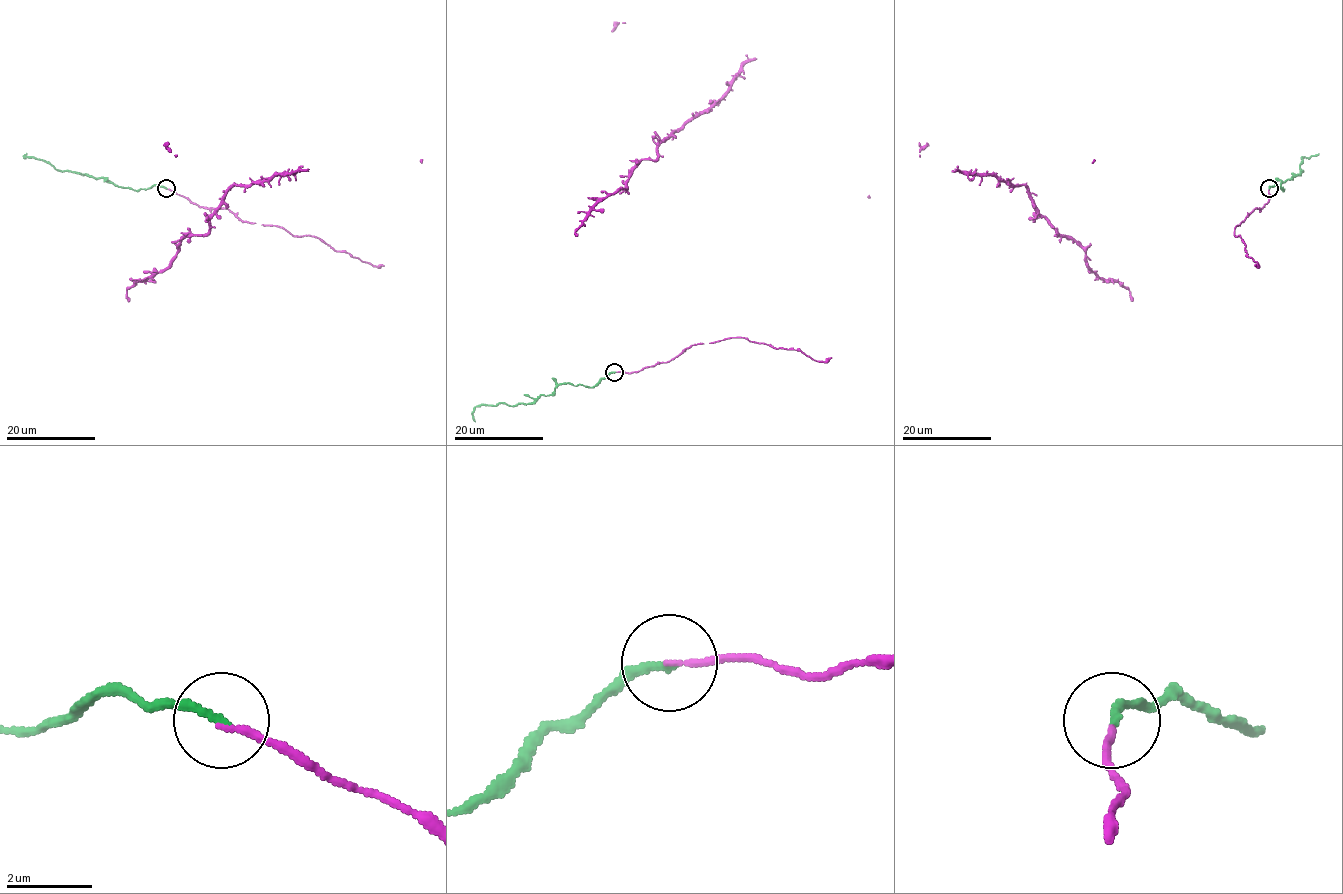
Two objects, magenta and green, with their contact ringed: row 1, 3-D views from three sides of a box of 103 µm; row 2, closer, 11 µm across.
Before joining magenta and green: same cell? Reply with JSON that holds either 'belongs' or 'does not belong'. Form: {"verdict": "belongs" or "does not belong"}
{"verdict": "belongs"}

